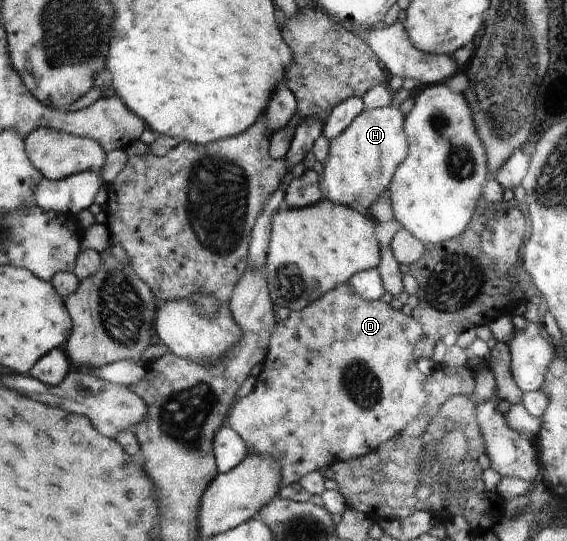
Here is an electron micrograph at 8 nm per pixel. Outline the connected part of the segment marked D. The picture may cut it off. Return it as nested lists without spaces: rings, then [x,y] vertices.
[[[347,283],[341,284],[333,290],[329,290],[321,299],[315,300],[299,312],[291,312],[285,320],[277,321],[277,326],[271,334],[270,344],[266,358],[262,361],[262,368],[257,376],[256,388],[244,398],[237,400],[228,415],[227,425],[245,442],[246,450],[250,454],[261,454],[269,458],[279,458],[281,465],[280,487],[287,487],[314,471],[322,471],[335,464],[335,462],[346,462],[347,460],[362,458],[374,452],[381,444],[391,443],[393,438],[400,435],[403,430],[421,412],[425,404],[426,395],[423,391],[426,376],[419,371],[416,360],[413,358],[415,344],[421,339],[422,328],[415,318],[406,316],[399,310],[391,308],[390,304],[385,304],[381,300],[367,302],[361,296],[353,294],[353,290]]]

